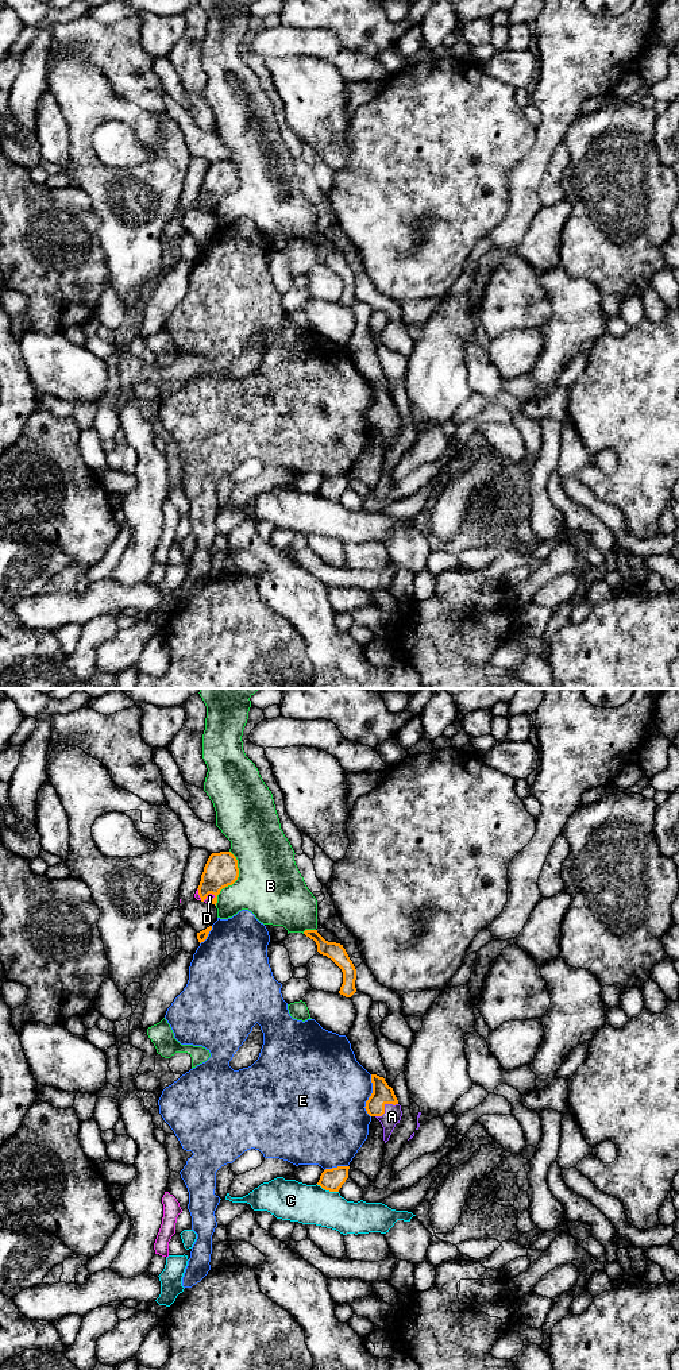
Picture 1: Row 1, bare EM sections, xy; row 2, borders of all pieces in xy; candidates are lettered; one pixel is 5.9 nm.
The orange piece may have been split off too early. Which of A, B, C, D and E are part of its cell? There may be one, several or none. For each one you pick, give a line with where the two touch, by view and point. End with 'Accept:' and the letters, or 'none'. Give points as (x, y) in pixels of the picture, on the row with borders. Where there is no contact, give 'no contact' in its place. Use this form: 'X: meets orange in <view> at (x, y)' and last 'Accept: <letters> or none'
A: meets orange in xy at (384, 1107)
Accept: A

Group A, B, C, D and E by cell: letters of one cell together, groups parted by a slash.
A / B / C / D / E

